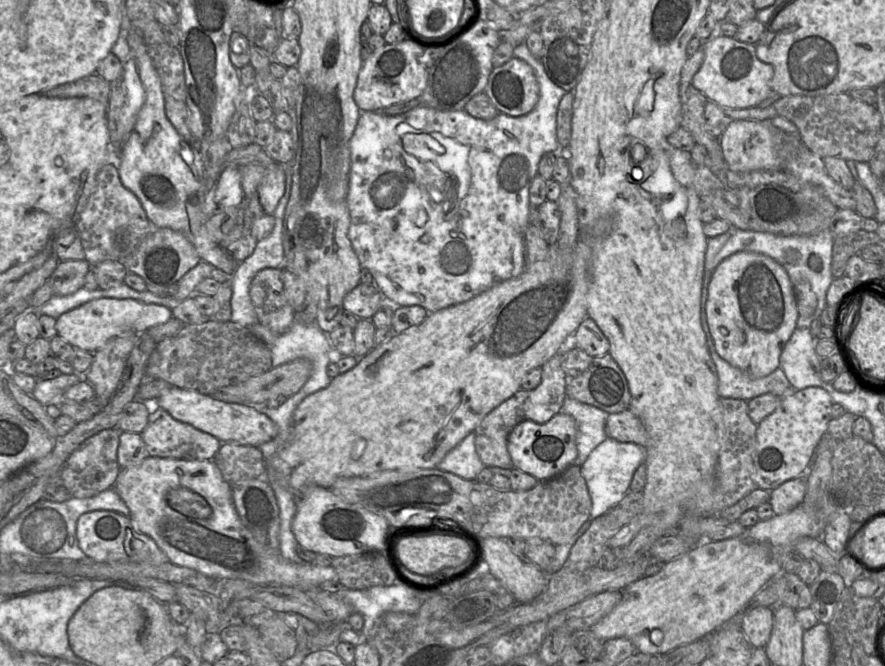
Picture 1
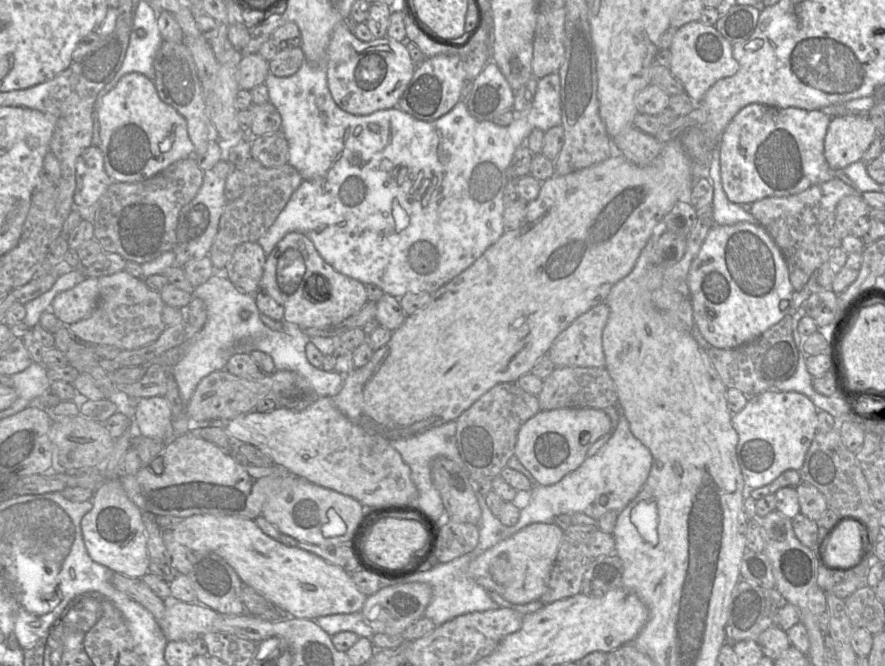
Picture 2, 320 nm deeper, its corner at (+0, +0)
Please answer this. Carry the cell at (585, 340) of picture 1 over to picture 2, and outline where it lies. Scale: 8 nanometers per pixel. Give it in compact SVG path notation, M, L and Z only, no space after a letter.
M603 302L576 318L553 341L547 355L556 367L605 367L602 332L609 317L609 307Z

